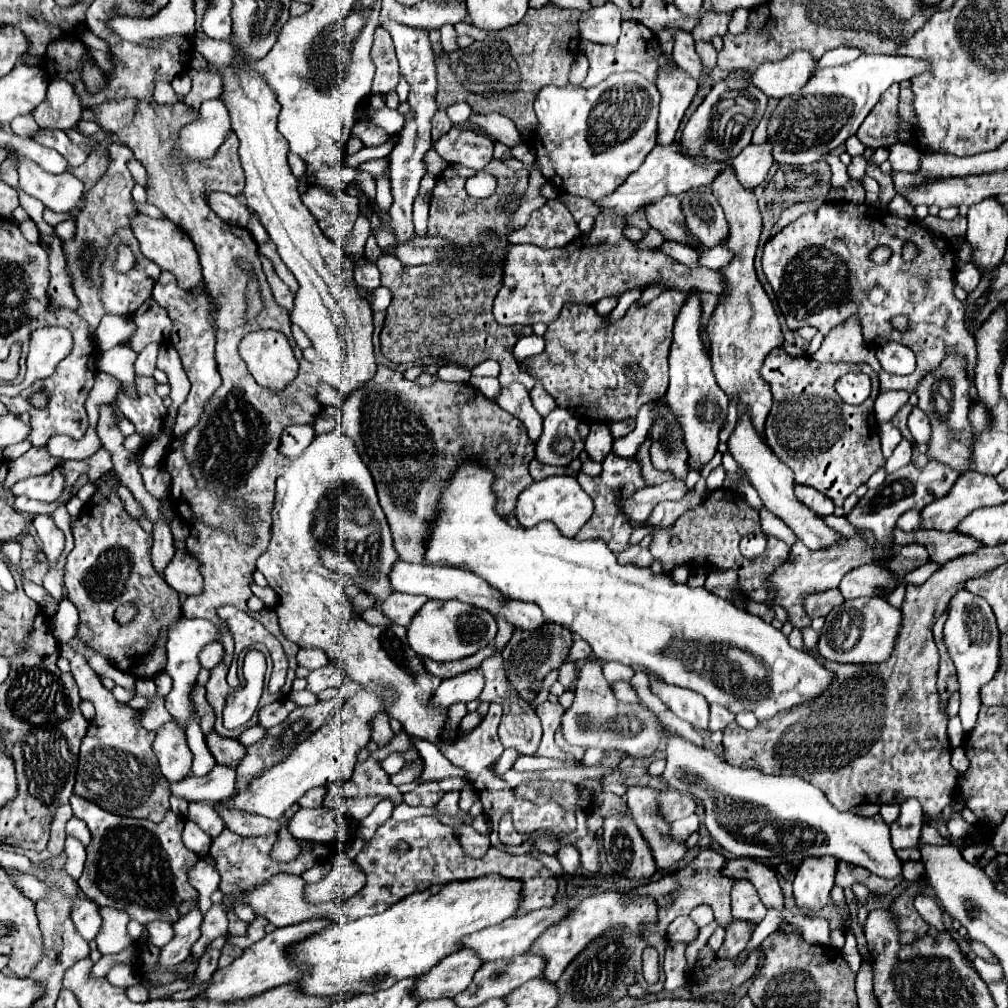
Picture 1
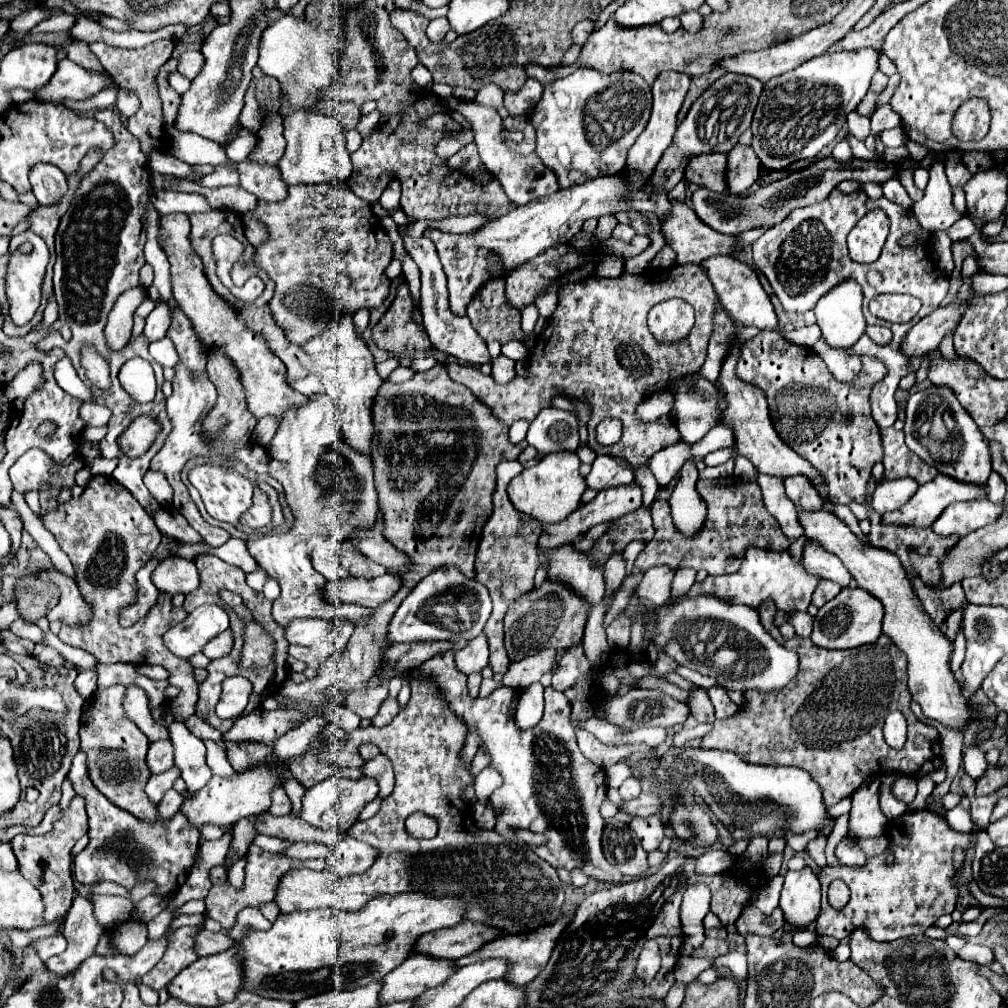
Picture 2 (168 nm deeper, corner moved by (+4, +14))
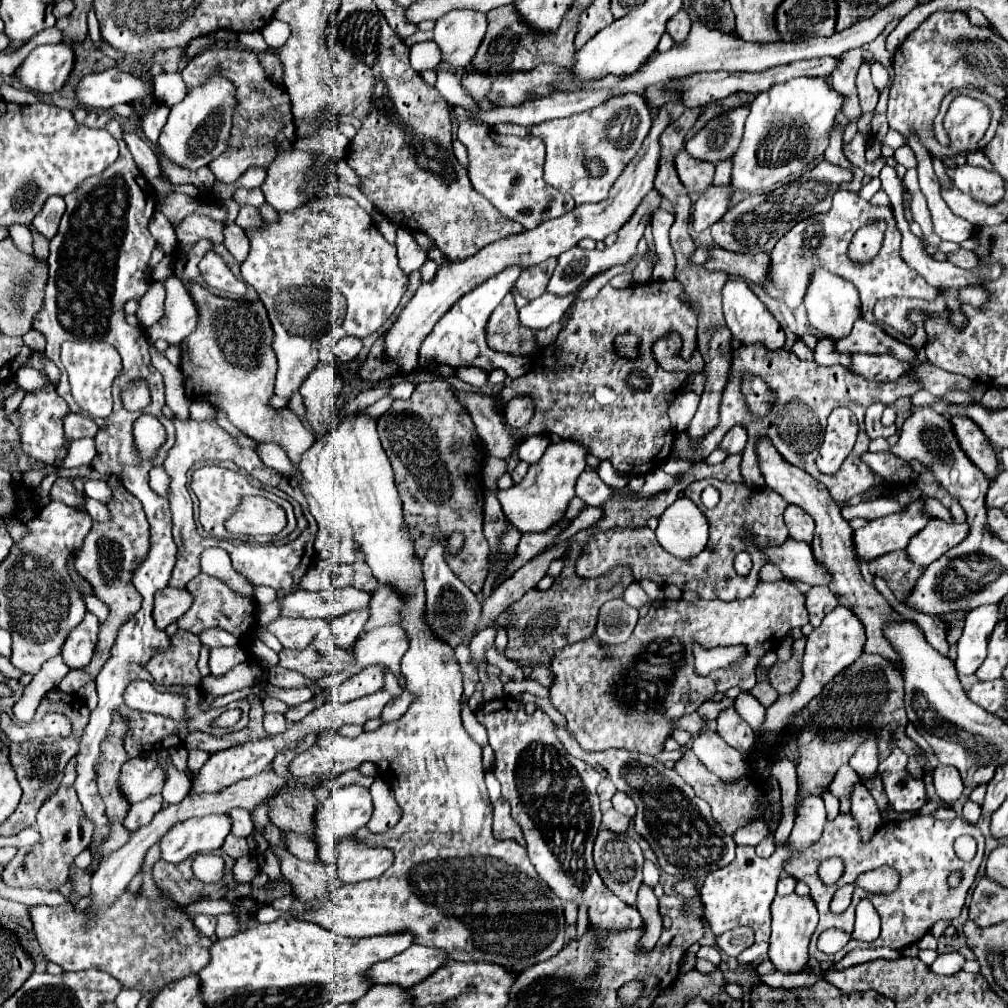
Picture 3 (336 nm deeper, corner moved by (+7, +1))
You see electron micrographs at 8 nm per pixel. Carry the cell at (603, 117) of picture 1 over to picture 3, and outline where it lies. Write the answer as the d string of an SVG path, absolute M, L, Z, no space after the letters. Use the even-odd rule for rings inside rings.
M627 93L611 97L589 111L535 125L531 127L531 135L543 137L547 147L543 167L545 181L561 193L569 193L575 199L575 205L583 205L607 199L611 185L623 167L635 157L649 129L651 111L647 103L637 93Z

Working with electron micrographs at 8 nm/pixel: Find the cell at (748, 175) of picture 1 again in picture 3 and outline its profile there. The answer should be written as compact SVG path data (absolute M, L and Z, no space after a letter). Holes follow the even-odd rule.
M731 183L709 187L695 203L695 213L693 213L695 231L703 231L711 223L719 221L719 217L727 213L733 193L735 193L735 187Z

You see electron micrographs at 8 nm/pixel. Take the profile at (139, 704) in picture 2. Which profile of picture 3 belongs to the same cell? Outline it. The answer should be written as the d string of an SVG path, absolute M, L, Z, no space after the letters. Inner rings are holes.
M167 759L167 781L163 787L163 799L167 803L179 803L191 791L191 779L179 771L171 759Z

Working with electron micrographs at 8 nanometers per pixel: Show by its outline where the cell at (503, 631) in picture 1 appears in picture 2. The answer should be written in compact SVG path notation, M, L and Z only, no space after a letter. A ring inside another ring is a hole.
M518 460L498 464L498 468L496 468L498 486L496 486L494 500L492 500L494 512L482 530L482 538L480 538L480 546L478 546L478 554L476 554L476 578L490 590L490 598L494 602L492 616L488 618L486 628L484 628L484 634L488 636L488 644L490 644L490 666L494 672L502 672L502 674L506 674L508 664L510 664L504 644L506 610L518 596L526 594L534 586L534 574L536 574L536 568L540 566L536 542L540 538L542 526L538 520L518 512L506 494L508 482L514 476L518 476L522 470L524 468Z

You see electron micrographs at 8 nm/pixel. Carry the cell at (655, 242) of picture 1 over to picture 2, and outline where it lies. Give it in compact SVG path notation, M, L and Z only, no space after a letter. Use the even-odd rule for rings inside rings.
M618 224L612 232L612 238L618 240L630 240L630 238L634 238L634 236L636 236L636 232L634 232L634 228L628 226L628 224Z

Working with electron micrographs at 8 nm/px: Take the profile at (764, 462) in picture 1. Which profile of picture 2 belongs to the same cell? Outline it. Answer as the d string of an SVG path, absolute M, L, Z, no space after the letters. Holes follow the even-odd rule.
M826 510L818 512L798 512L798 518L804 528L804 536L820 542L826 550L834 552L842 564L850 570L858 588L868 590L874 598L878 598L884 606L882 634L890 636L890 640L906 654L908 658L908 690L912 700L920 704L926 718L944 724L950 730L966 732L970 724L980 720L980 714L972 710L972 702L962 696L962 686L956 682L950 670L950 654L954 650L952 642L938 630L928 612L924 612L922 602L912 590L910 580L906 578L906 570L900 564L900 558L892 552L862 546L858 538L850 532L850 528L834 514Z

